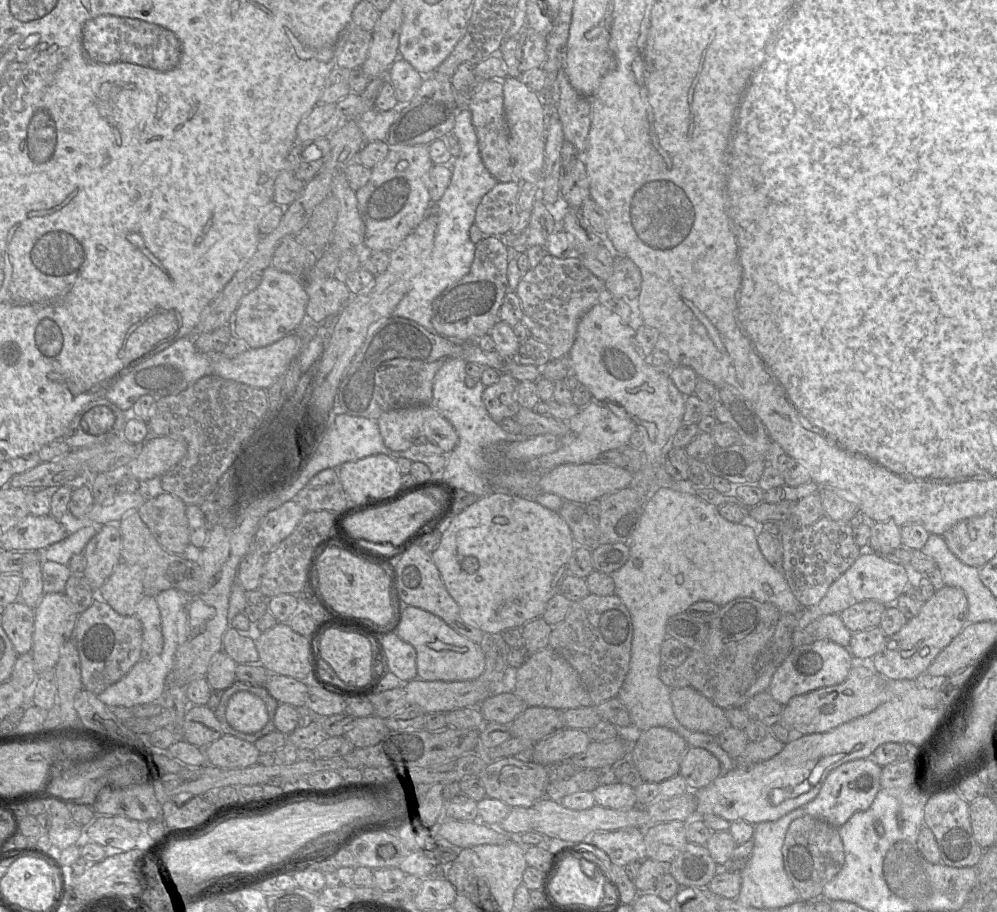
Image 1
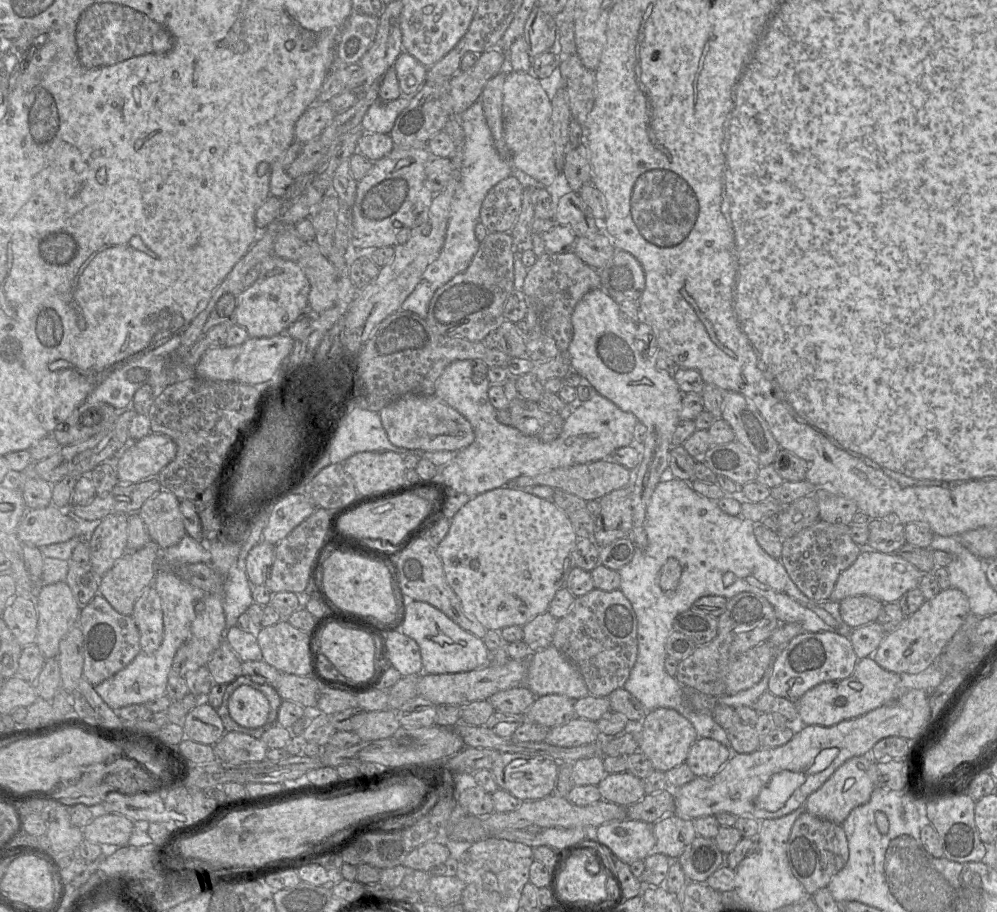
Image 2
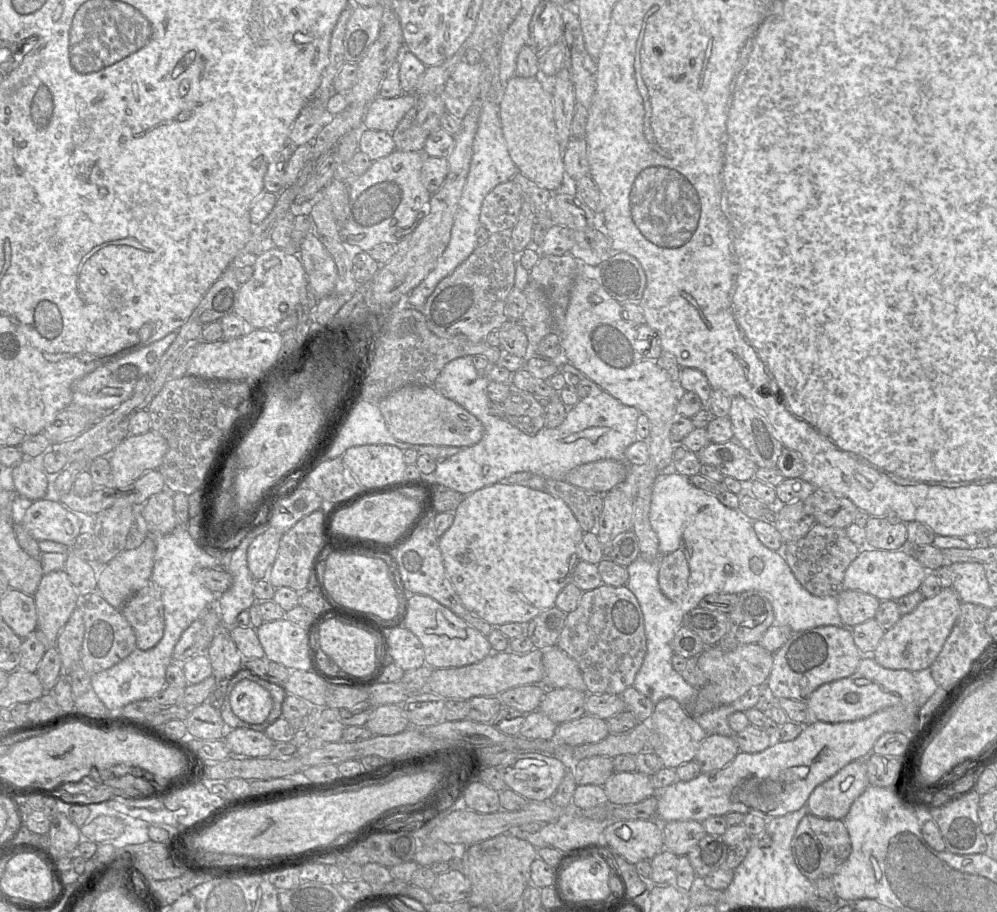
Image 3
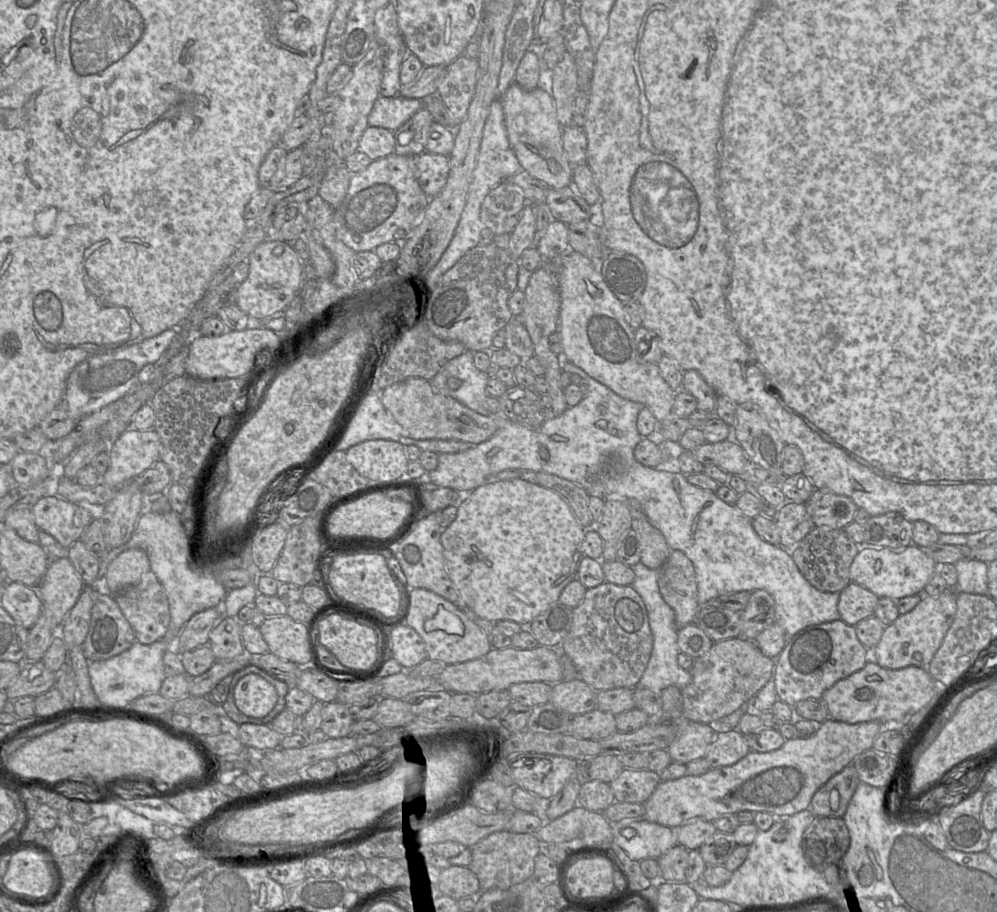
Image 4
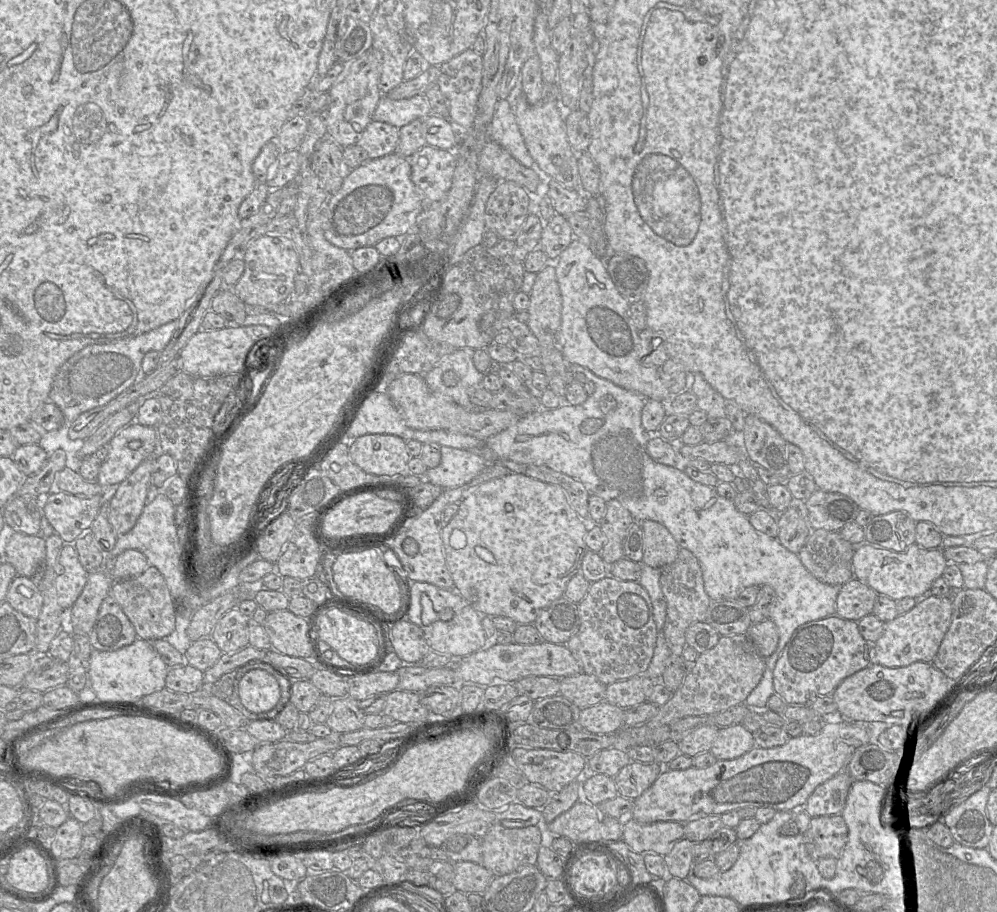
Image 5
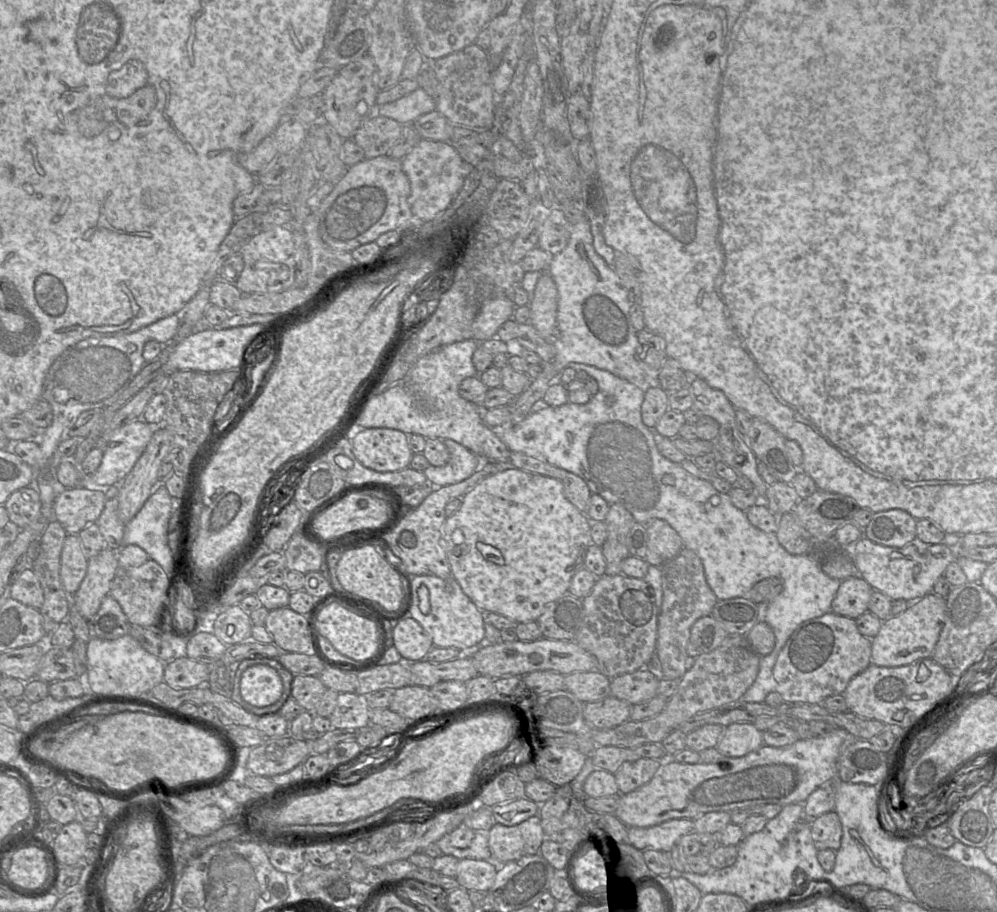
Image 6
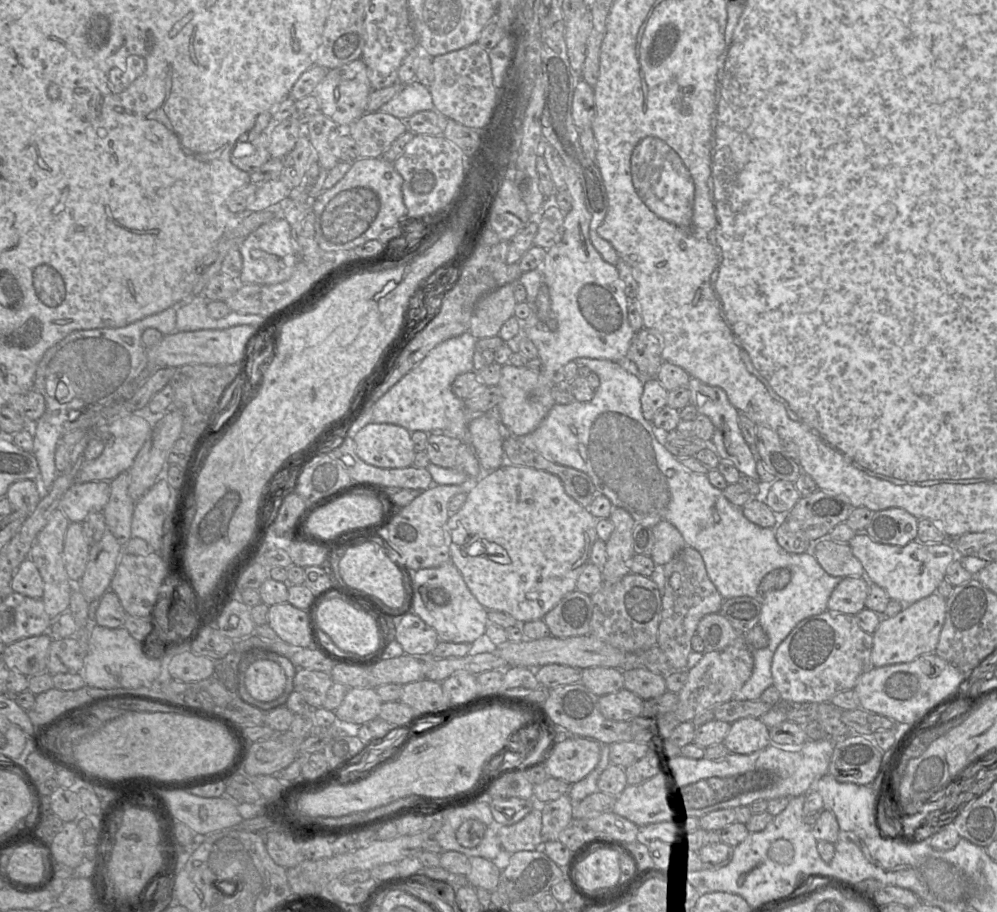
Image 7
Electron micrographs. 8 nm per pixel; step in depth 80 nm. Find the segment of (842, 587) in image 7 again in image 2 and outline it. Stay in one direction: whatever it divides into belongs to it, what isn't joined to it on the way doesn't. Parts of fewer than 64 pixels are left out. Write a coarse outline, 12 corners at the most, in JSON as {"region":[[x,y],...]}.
{"region":[[868,596],[839,602],[852,629],[876,622],[884,603]]}

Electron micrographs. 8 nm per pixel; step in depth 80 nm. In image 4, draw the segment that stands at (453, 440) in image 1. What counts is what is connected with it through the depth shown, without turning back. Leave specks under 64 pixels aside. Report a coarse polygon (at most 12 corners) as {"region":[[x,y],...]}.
{"region":[[407,378],[379,394],[417,440],[479,444],[510,421]]}

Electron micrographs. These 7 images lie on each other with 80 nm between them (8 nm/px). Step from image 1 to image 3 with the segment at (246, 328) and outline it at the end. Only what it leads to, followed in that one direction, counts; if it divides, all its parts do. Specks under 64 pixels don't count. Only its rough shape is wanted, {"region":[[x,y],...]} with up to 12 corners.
{"region":[[265,246],[234,313],[253,329],[295,314],[308,280],[297,253]]}

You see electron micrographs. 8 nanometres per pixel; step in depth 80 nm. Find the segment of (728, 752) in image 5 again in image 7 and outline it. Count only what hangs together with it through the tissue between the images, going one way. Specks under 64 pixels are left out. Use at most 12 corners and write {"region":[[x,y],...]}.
{"region":[[759,718],[731,724],[722,742],[734,754],[751,754],[771,743]]}

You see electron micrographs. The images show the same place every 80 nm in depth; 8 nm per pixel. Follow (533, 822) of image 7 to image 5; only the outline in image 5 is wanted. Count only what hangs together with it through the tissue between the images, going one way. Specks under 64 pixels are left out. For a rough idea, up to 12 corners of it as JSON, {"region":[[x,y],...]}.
{"region":[[495,822],[481,837],[482,865],[494,876],[535,865],[537,826]]}

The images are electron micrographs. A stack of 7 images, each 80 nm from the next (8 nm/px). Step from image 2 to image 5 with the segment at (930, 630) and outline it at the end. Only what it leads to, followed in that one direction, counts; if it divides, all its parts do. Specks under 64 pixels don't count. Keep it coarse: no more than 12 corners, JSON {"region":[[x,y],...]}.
{"region":[[925,595],[884,624],[870,664],[932,663],[950,596]]}

